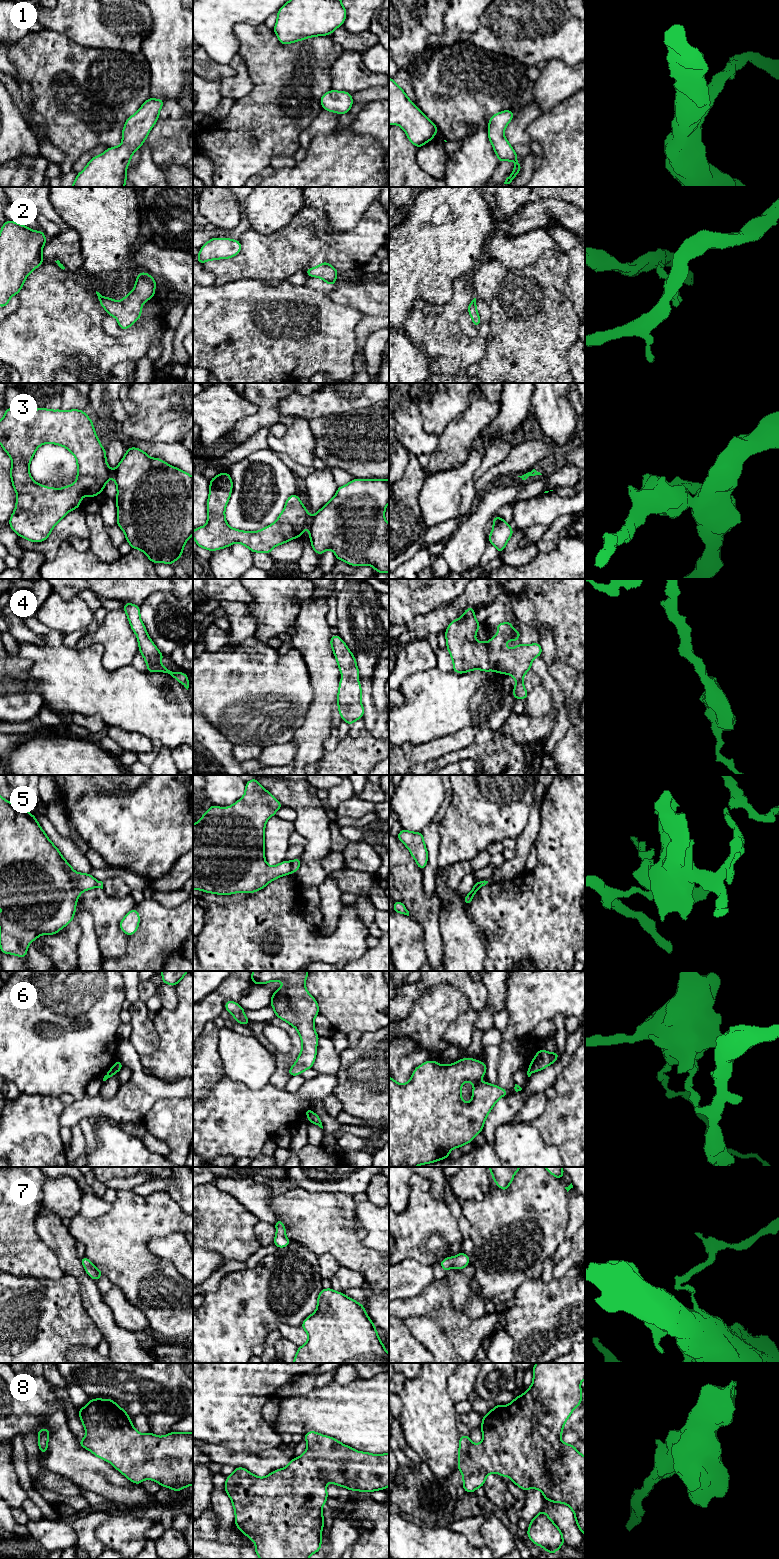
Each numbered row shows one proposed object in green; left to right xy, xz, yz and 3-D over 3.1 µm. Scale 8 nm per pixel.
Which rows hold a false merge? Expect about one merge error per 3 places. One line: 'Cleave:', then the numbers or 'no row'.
Cleave: 3, 5, 6

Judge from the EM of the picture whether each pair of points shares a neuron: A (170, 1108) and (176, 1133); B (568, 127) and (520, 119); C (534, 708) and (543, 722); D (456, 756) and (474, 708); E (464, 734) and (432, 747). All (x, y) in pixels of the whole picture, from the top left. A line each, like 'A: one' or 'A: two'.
A: one
B: two
C: two
D: two
E: one

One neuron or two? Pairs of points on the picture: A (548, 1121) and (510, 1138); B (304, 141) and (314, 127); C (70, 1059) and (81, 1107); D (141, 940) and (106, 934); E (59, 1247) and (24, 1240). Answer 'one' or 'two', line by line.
A: two
B: one
C: two
D: two
E: two

